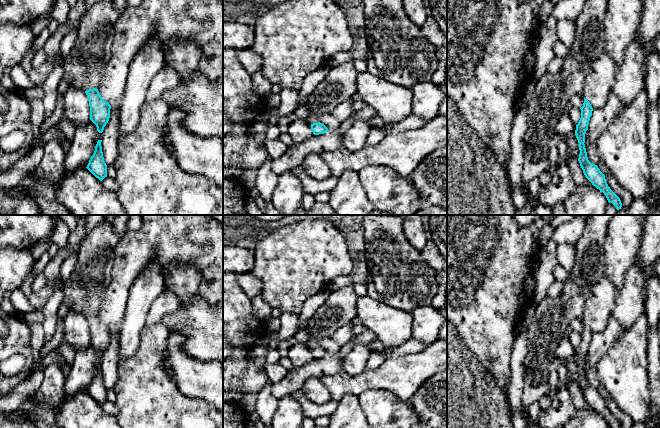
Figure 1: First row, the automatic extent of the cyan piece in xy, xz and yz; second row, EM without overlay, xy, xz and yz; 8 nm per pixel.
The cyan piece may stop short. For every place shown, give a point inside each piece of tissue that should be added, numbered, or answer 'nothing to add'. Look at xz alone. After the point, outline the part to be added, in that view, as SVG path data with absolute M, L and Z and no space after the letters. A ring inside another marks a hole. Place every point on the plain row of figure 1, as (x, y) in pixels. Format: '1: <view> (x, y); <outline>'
1: xz (339, 309); M354 285L330 292L326 302L306 325L310 339L305 344L310 348L318 347L324 338L330 338L341 327L351 323L356 317L358 299Z

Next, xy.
1: xy (83, 292); M105 217L85 236L72 275L62 285L65 304L69 309L83 315L99 312L107 285L112 279L114 251L121 237L114 232L113 225L105 221Z

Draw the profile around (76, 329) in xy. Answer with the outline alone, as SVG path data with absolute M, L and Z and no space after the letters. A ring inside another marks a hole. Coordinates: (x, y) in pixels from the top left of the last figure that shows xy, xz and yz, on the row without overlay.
M69 309L64 318L64 339L76 351L90 344L90 330L85 315Z

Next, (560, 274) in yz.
M557 265L554 270L553 270L553 274L554 274L554 278L557 281L561 281L564 282L566 280L566 278L568 277L568 273L566 272L566 270L560 266Z

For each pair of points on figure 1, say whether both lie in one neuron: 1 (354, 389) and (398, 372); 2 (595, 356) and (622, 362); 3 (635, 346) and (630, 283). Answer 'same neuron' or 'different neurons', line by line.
1: same neuron
2: different neurons
3: different neurons

